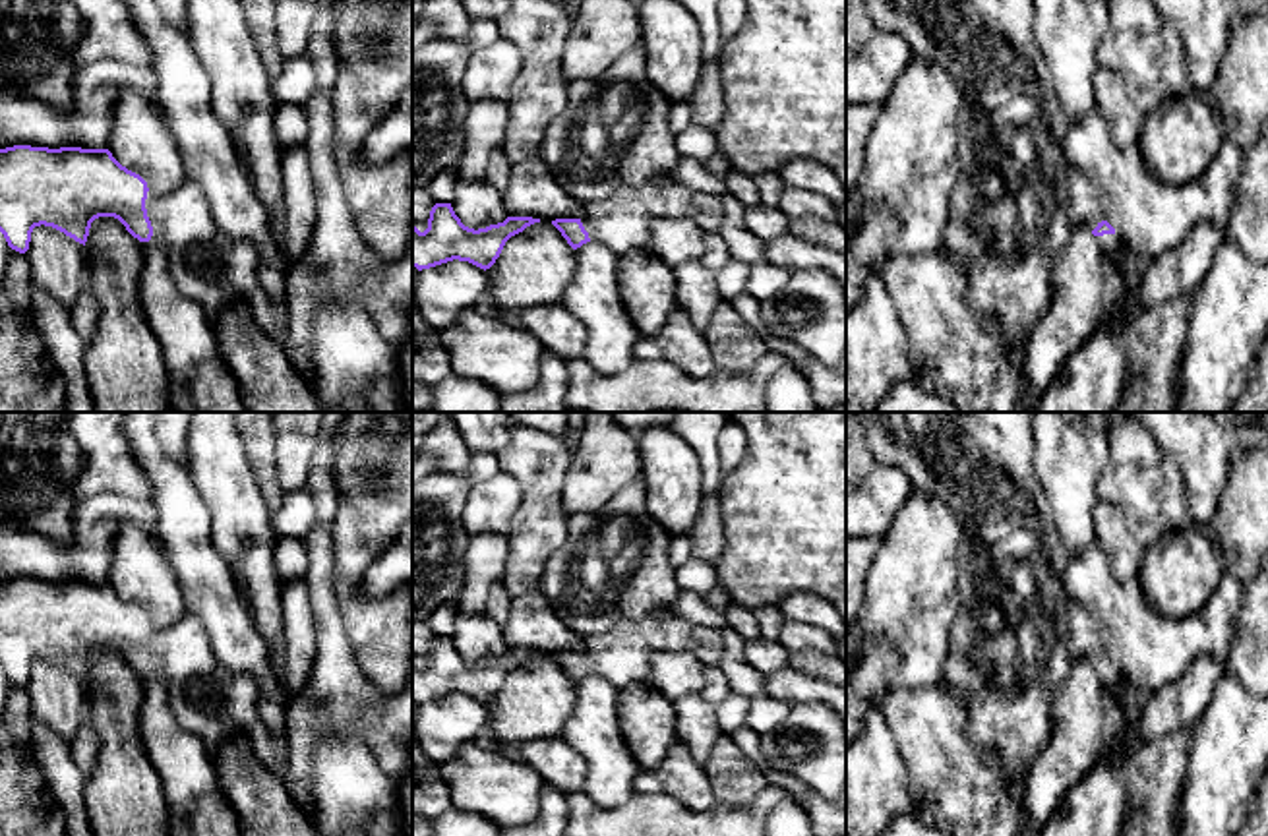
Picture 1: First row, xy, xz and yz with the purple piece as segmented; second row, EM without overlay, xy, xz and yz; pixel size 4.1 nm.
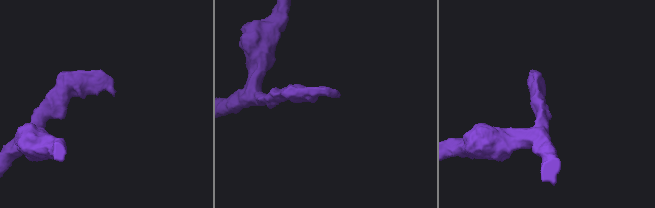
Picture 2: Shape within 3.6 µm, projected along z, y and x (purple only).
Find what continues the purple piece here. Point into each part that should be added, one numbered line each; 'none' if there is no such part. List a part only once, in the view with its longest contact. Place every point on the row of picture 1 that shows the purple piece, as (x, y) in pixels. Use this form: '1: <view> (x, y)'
1: xy (215, 269)

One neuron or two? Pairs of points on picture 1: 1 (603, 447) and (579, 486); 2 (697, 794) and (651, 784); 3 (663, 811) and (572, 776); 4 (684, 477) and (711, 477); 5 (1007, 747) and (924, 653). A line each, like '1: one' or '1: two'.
1: one
2: one
3: two
4: two
5: two

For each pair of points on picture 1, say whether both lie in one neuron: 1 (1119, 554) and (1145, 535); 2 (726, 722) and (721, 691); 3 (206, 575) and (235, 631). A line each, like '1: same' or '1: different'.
1: different
2: different
3: same

